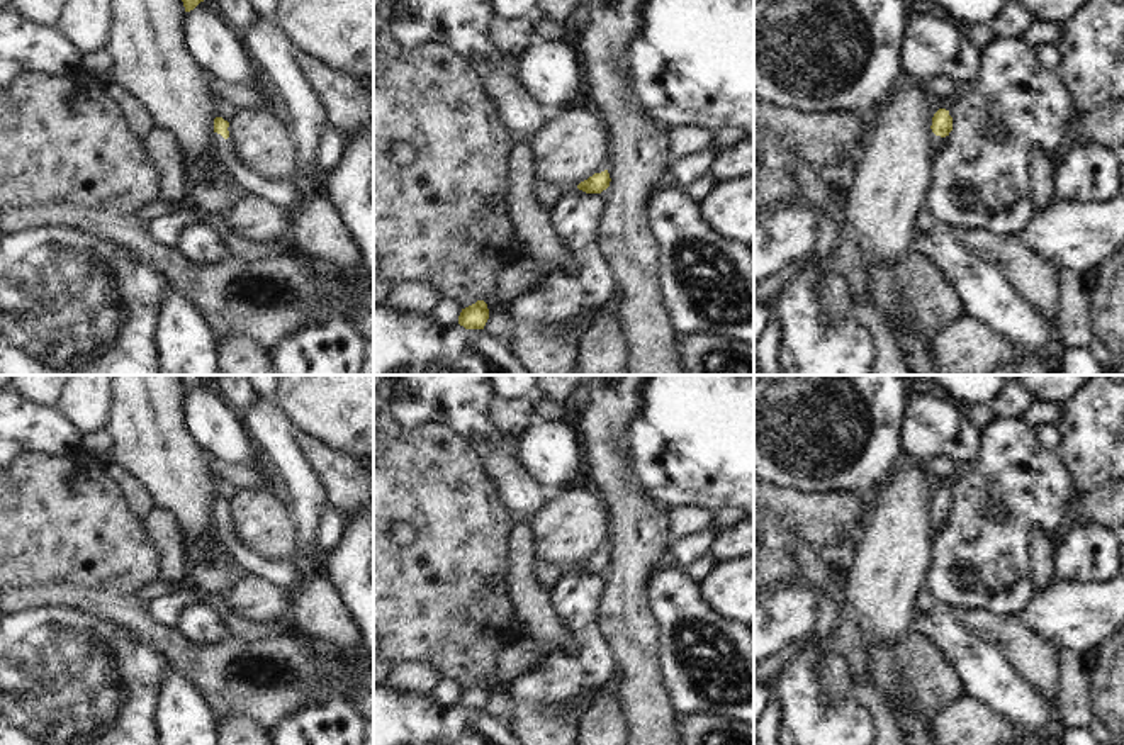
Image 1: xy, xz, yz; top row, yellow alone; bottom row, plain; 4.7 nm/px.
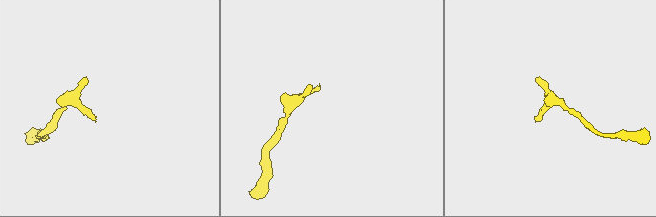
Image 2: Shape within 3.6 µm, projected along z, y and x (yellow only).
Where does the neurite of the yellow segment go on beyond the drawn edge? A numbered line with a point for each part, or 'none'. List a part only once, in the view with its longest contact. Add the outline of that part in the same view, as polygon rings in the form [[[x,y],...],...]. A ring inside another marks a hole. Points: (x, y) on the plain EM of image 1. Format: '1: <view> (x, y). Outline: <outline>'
1: yz (938, 523). Outline: [[[932,499],[927,501],[927,509],[929,509],[929,523],[930,523],[930,529],[932,529],[932,540],[936,540],[944,531],[949,516],[946,516],[946,518],[936,516],[932,513],[930,506],[932,506]]]

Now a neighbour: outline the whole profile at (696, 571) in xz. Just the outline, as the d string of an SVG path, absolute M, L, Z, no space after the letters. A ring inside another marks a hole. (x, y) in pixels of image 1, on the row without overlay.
M706 553L700 558L696 558L694 562L691 562L686 569L684 574L688 575L688 579L691 579L693 582L700 582L703 580L710 570L717 565L717 560Z

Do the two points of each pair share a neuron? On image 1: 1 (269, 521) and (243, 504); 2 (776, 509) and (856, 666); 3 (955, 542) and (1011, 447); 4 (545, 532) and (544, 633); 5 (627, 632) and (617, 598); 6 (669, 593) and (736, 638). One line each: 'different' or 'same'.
1: same
2: different
3: same
4: different
5: same
6: same

